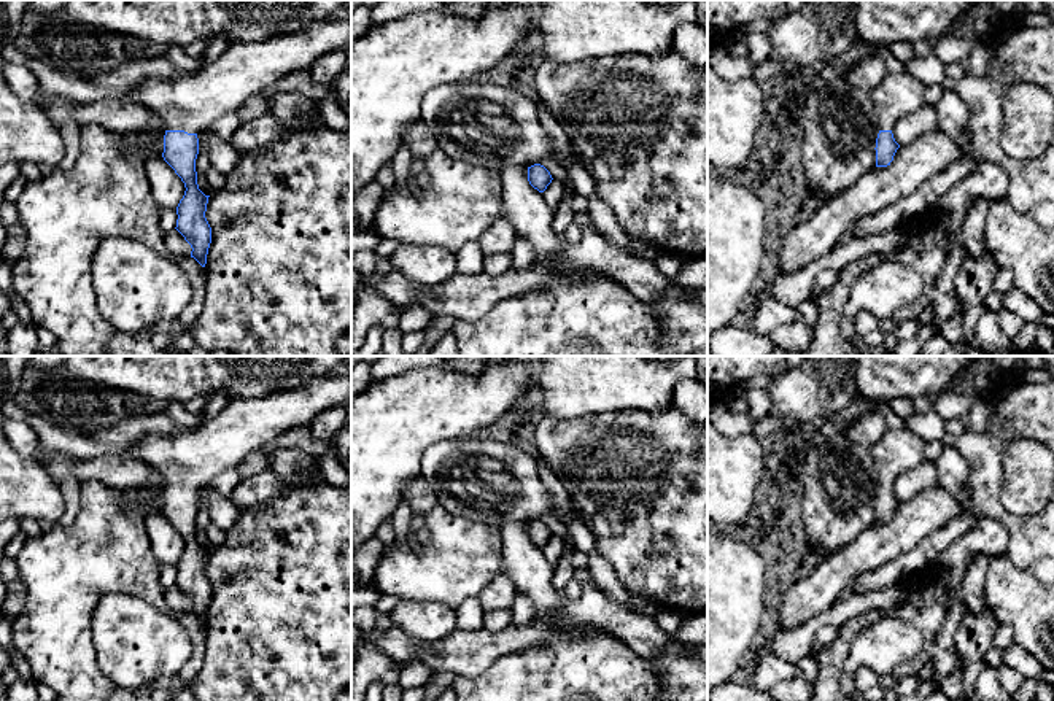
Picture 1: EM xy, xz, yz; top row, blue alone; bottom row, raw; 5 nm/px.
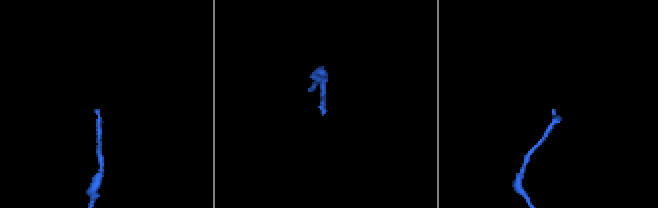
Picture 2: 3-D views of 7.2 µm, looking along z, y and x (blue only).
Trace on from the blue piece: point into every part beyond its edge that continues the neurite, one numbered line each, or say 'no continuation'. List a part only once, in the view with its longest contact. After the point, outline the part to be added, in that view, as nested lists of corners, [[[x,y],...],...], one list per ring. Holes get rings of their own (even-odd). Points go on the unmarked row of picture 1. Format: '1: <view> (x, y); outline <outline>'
1: xy (191, 458); outline [[[351,356],[343,358],[343,366],[343,374],[315,375],[297,388],[231,399],[216,416],[202,418],[191,431],[141,439],[135,455],[162,474],[165,486],[199,490],[277,437],[310,426],[327,409],[348,407]]]

